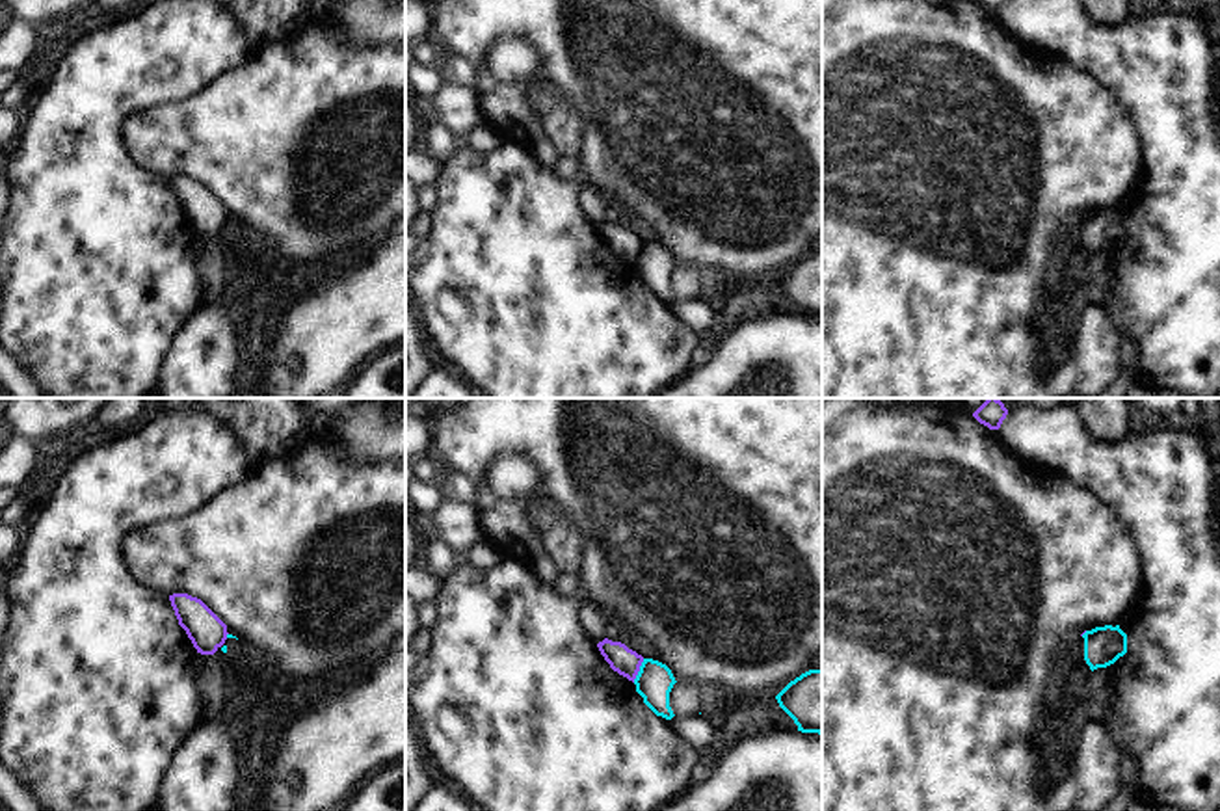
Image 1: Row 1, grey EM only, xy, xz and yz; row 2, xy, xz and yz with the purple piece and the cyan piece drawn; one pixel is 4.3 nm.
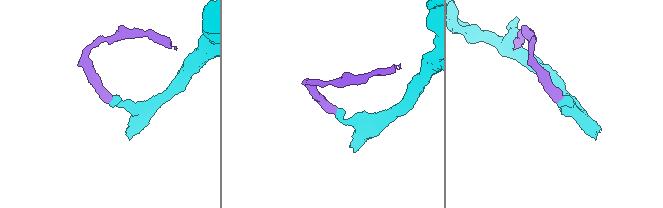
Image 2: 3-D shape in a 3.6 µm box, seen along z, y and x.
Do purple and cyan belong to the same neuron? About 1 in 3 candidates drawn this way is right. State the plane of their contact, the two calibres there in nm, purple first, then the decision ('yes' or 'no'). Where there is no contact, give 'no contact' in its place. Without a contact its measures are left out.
xz | 120/160 nm | no

